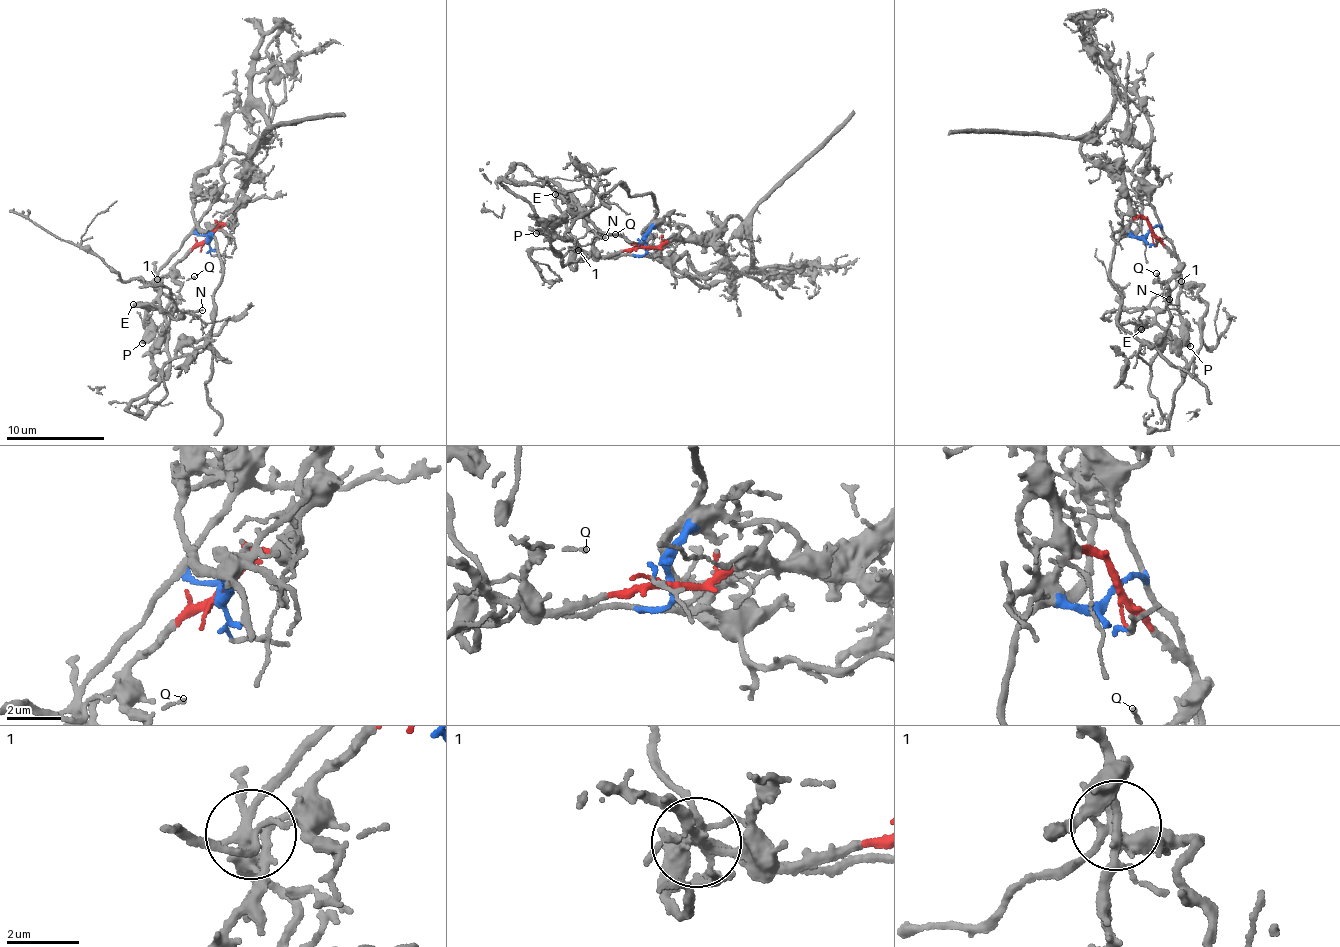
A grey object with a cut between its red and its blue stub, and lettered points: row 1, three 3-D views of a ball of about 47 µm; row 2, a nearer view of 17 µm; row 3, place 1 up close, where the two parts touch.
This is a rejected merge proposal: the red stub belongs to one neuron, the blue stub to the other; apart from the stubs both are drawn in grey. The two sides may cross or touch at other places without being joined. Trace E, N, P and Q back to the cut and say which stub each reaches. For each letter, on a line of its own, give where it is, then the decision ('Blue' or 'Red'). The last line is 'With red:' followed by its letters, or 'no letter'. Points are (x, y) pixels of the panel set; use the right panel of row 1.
E: Place: (1141, 329). Blue
N: Place: (1169, 299). Blue
P: Place: (1190, 346). Red
Q: Place: (1156, 273). Red
With red: P, Q

